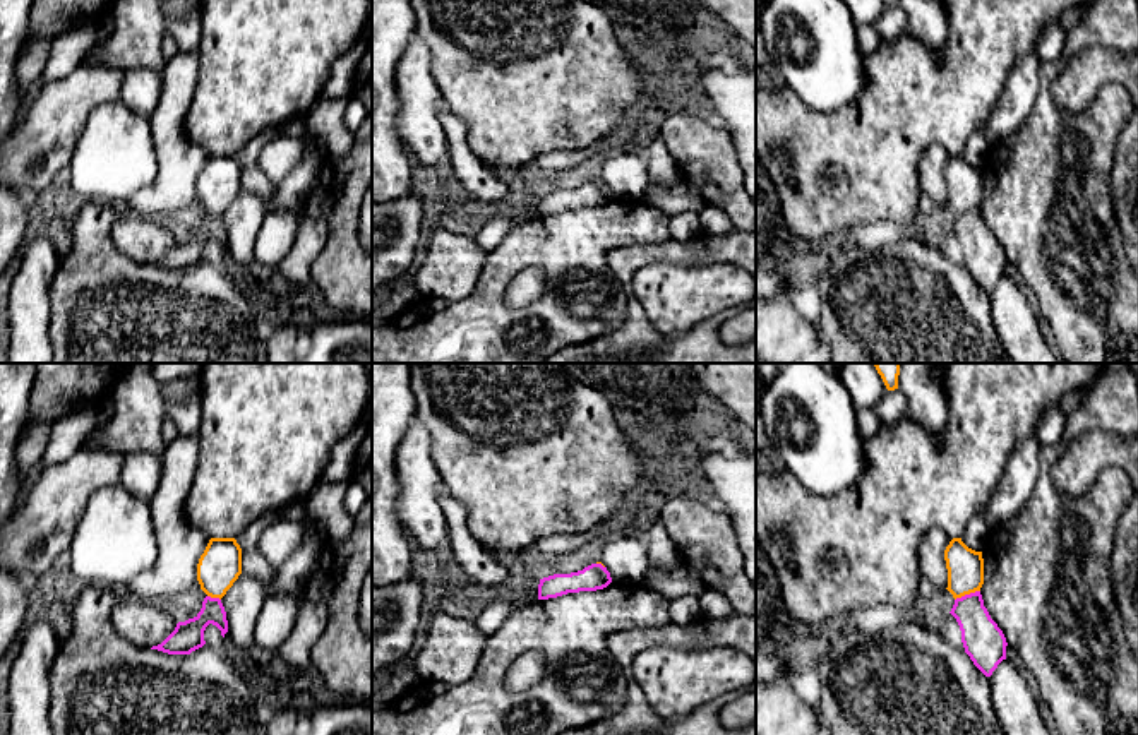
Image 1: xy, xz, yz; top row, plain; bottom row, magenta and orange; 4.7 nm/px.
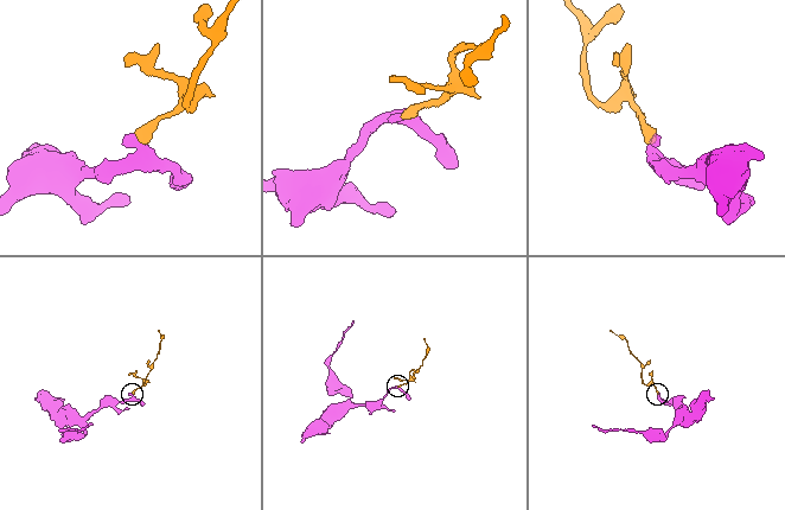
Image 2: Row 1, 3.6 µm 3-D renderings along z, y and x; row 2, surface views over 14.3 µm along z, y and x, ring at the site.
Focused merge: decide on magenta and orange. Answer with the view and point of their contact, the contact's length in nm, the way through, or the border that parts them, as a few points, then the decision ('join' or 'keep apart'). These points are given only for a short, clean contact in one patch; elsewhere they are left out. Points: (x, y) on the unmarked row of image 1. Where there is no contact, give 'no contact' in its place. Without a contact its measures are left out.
yz (967, 211) | 130 nm | along yz (979, 206), (955, 216) | keep apart

